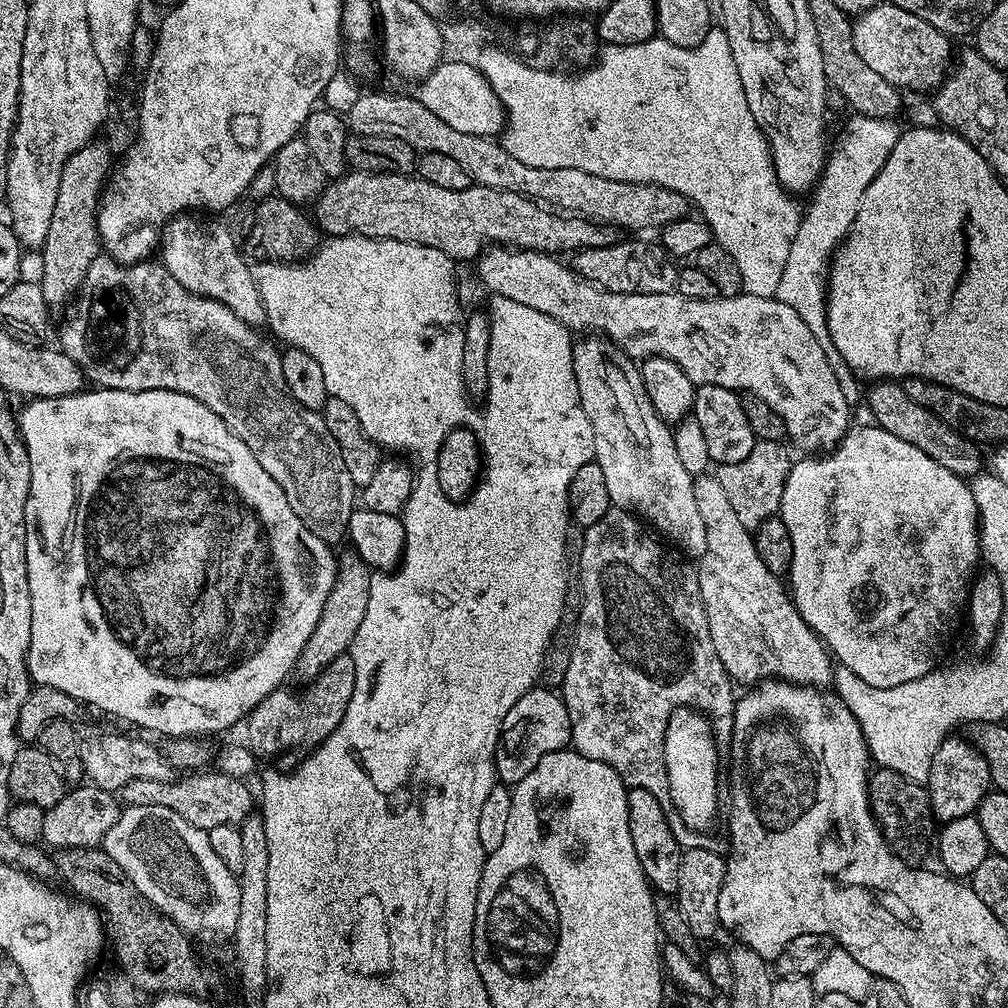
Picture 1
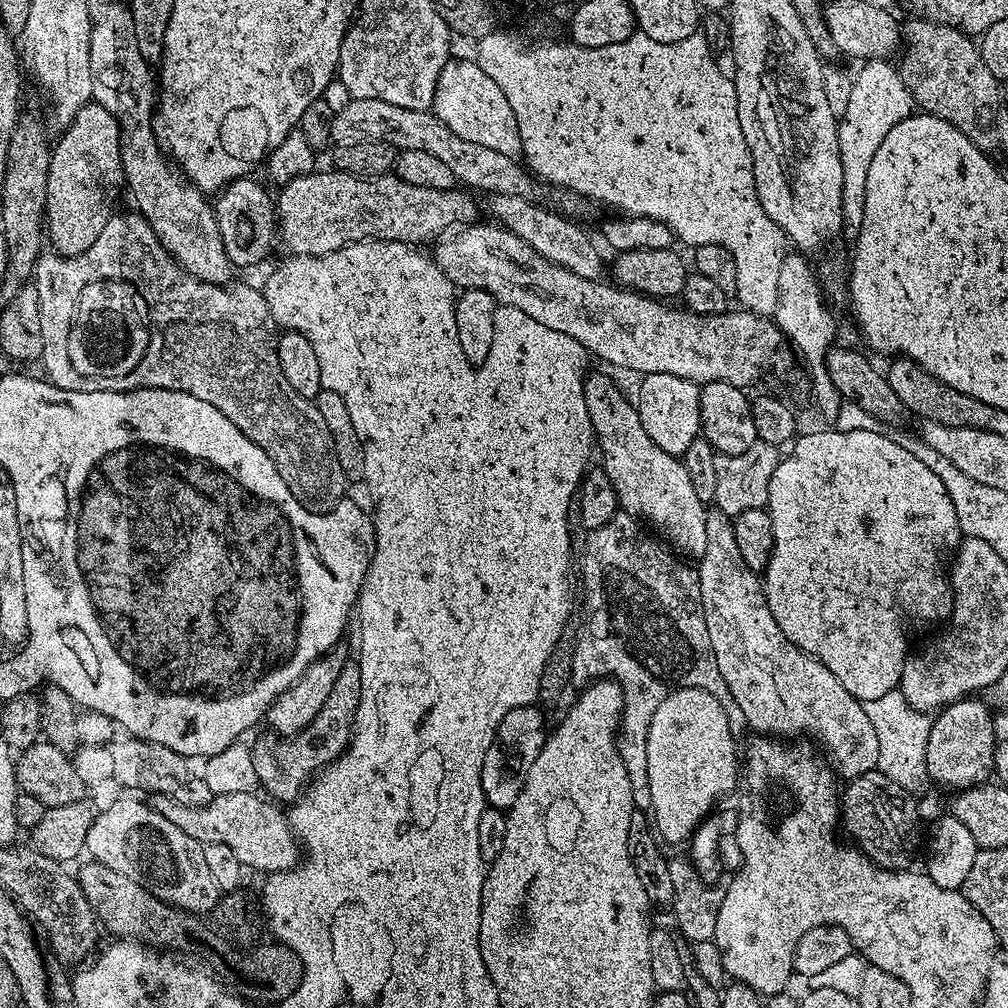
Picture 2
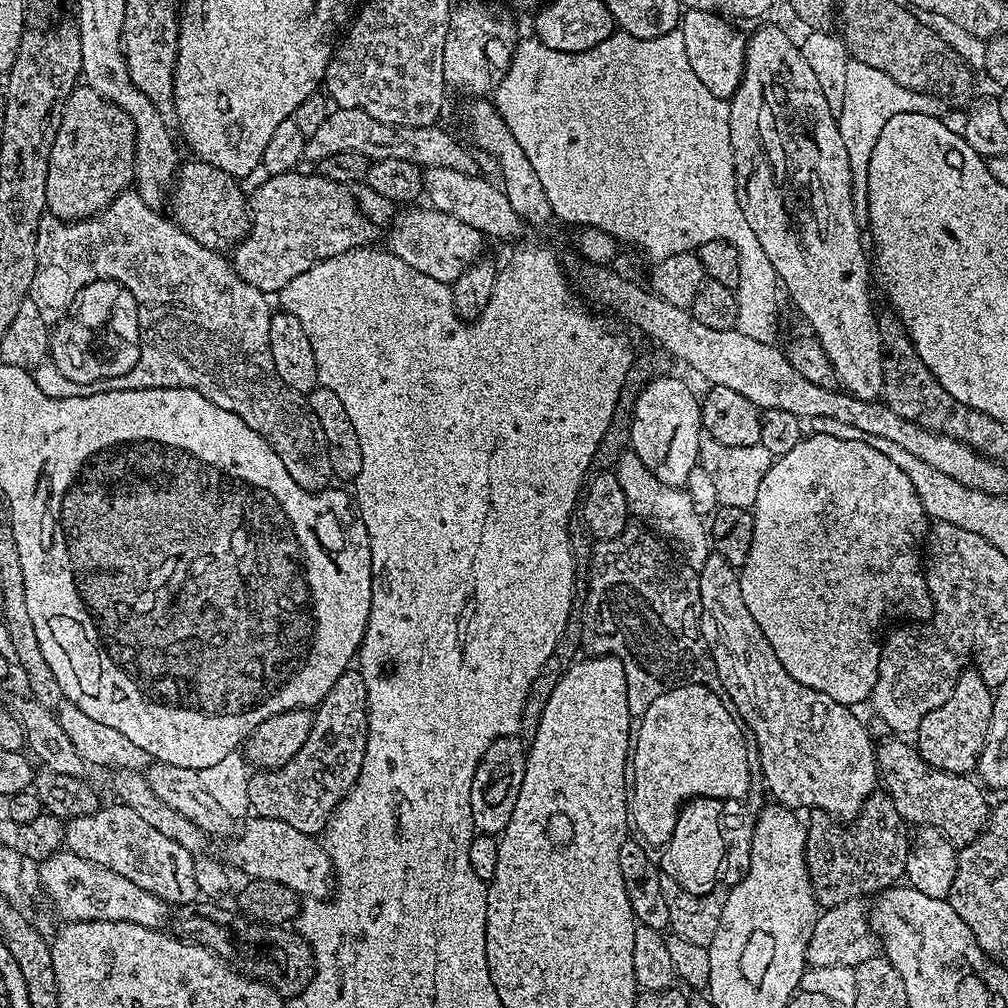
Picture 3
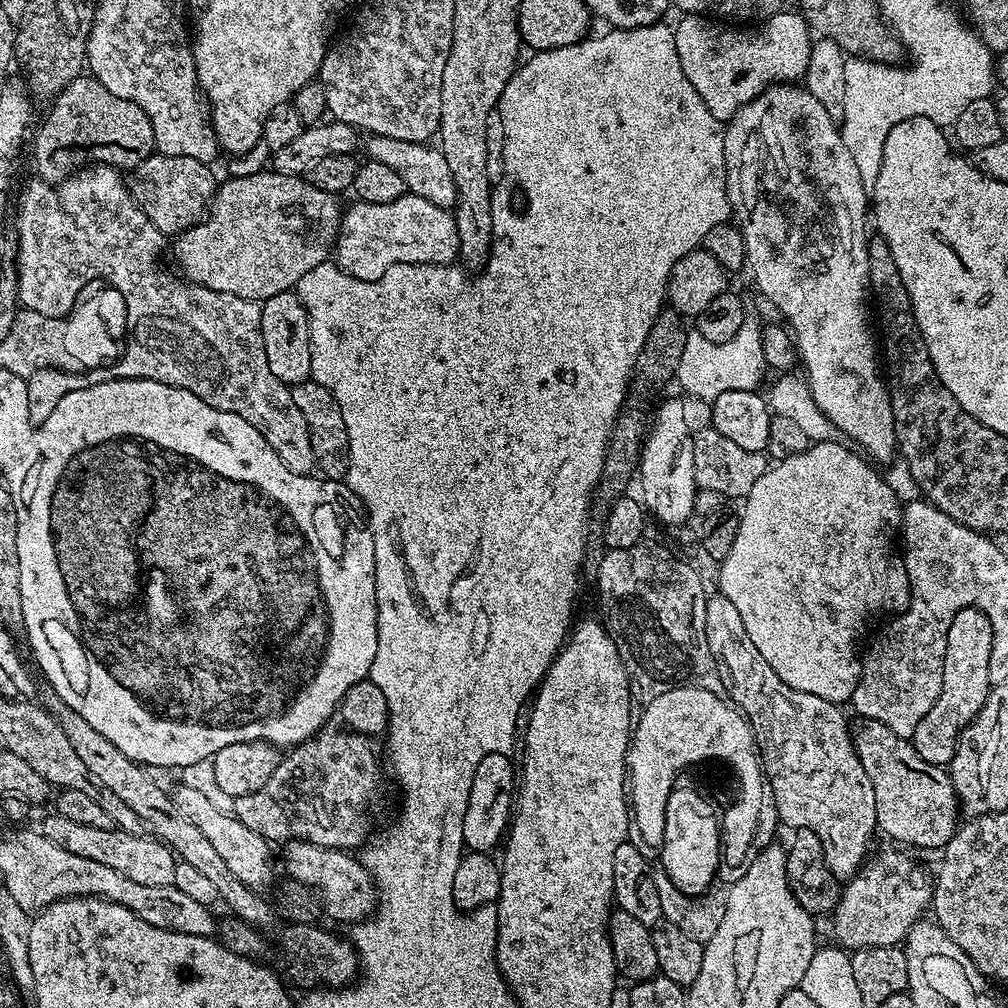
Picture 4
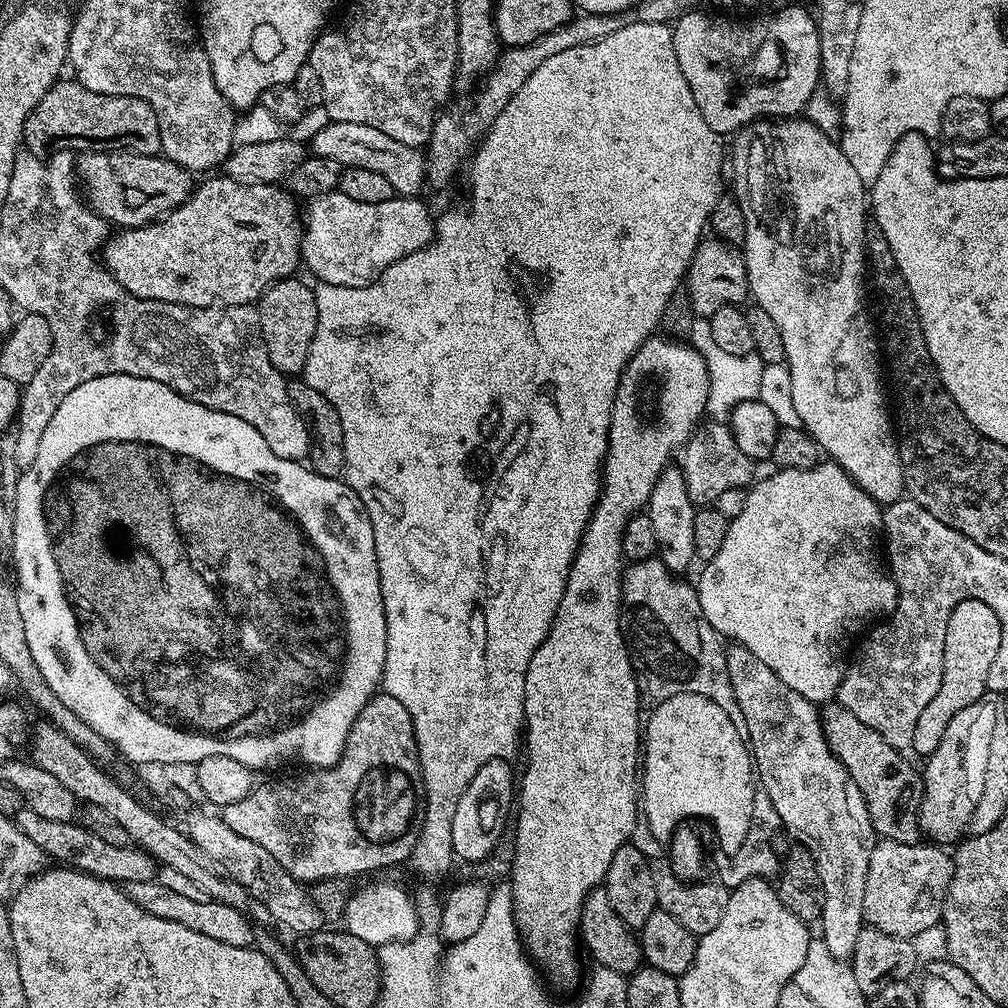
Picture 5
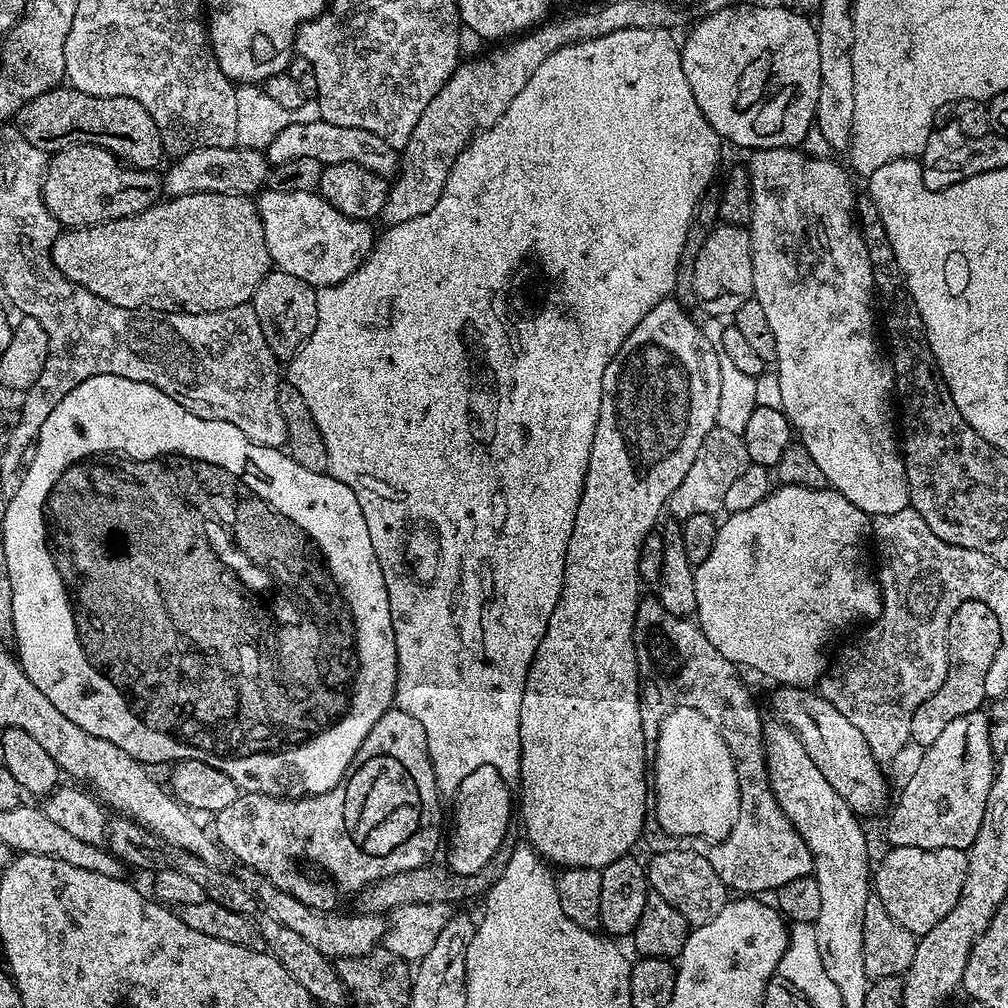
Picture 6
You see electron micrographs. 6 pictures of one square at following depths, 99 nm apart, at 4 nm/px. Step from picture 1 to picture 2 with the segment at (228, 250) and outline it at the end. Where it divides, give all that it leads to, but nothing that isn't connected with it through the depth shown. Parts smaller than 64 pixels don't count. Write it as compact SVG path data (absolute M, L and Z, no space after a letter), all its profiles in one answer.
M127 3L124 4L104 4L100 9L95 9L92 17L92 29L90 30L90 74L92 75L92 100L95 103L106 106L106 110L110 110L110 114L114 114L114 118L120 127L120 153L122 154L122 166L124 167L124 182L127 191L132 191L132 200L136 203L135 211L143 216L144 221L154 230L154 234L162 242L165 250L174 257L183 268L192 276L197 276L202 282L210 282L211 284L229 285L233 283L234 265L226 254L226 246L222 246L222 234L218 234L218 222L216 221L216 214L211 203L206 201L205 193L201 192L179 168L166 155L163 148L156 140L156 125L154 117L156 114L156 101L158 99L158 88L154 83L154 72L150 67L148 60L142 58L142 50L138 50L138 38L134 34L134 18L132 17L132 9Z

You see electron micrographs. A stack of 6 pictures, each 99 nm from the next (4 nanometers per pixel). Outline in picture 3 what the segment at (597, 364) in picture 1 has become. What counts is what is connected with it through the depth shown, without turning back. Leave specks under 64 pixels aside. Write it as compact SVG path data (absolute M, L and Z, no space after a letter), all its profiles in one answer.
M631 450L620 457L614 471L618 482L622 482L622 490L626 493L629 513L635 519L637 516L641 520L637 521L645 529L659 534L665 541L673 540L684 551L683 559L689 568L698 570L706 566L706 558L710 555L710 528L705 517L695 512L688 491L683 487L671 488L666 482L658 482L658 478L654 478L654 474L646 470L644 463Z

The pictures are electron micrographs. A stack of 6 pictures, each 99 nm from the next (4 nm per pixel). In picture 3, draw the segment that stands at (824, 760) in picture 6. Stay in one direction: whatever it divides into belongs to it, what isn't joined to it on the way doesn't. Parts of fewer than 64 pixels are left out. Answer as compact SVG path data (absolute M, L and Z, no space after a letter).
M888 739L892 740L884 740L881 744L879 741L875 745L876 771L883 791L894 802L903 820L912 826L936 827L956 846L978 838L988 825L990 815L990 803L984 797L985 789L971 775L959 776L930 766L909 741L908 744L904 741L907 739Z

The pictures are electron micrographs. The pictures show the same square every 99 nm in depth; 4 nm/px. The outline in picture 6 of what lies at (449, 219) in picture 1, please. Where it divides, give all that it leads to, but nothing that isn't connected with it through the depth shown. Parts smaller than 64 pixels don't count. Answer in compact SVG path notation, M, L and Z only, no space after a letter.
M195 192L189 196L174 196L164 198L155 206L142 210L138 214L128 216L124 220L106 220L102 224L93 224L87 228L76 226L71 230L61 231L60 237L52 247L52 261L56 269L70 278L72 282L83 288L88 288L90 294L98 294L106 302L123 308L147 308L149 312L185 312L186 314L202 314L233 308L239 304L249 303L256 287L268 277L273 267L270 250L266 246L266 238L260 221L260 209L255 199L234 194L214 194L213 192Z

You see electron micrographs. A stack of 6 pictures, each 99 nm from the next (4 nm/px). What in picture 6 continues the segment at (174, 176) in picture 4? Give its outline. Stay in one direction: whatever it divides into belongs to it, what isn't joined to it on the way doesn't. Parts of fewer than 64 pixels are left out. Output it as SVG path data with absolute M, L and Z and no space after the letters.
M72 144L59 149L49 159L44 175L44 201L62 226L91 226L106 220L124 220L153 207L161 196L159 171L125 166L119 156L96 144Z

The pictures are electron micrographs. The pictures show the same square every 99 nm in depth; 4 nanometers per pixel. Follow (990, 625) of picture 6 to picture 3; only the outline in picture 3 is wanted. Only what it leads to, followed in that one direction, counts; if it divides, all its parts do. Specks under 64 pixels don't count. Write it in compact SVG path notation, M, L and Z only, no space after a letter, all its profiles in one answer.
M961 671L950 698L946 698L946 702L942 702L938 710L930 710L930 714L922 718L914 733L914 747L920 757L943 772L953 772L959 776L975 773L984 749L984 741L988 738L993 695L993 689L986 686L979 672Z

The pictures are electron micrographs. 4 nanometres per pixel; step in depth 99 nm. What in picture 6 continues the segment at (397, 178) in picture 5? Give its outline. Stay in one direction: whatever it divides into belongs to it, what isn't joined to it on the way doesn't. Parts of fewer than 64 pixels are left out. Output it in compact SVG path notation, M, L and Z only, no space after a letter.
M325 120L292 124L282 130L266 149L266 159L272 166L294 162L294 158L314 158L314 162L322 165L354 162L385 178L395 177L402 163L401 153L378 138L378 134L370 134L370 130L358 130L354 126L334 126L334 122Z

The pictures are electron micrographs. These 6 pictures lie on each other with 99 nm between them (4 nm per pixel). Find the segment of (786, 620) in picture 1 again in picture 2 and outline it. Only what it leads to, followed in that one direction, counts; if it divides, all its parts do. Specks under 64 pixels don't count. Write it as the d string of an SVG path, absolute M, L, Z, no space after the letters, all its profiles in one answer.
M712 510L708 512L708 517L706 518L706 554L699 557L698 575L700 577L700 601L704 604L706 630L710 630L710 646L714 646L714 658L718 662L718 670L722 674L722 678L734 698L734 702L738 702L738 706L742 706L745 725L751 731L753 728L756 732L773 732L776 735L773 737L776 738L812 735L818 743L824 744L829 758L832 759L833 765L831 764L831 767L833 769L836 767L844 775L844 778L861 776L862 774L873 771L878 762L878 734L874 734L874 725L870 723L870 718L866 714L864 704L859 700L855 700L850 694L850 690L846 690L846 686L842 686L842 682L838 682L838 678L834 678L834 674L830 674L830 670L826 670L826 666L822 666L822 662L818 662L812 656L807 656L801 648L794 646L788 641L786 634L782 634L778 622L774 622L774 614L770 614L770 606L764 597L761 577L757 573L752 572L750 566L746 566L746 562L742 562L742 554L738 554L738 541L734 538L732 520L722 511Z

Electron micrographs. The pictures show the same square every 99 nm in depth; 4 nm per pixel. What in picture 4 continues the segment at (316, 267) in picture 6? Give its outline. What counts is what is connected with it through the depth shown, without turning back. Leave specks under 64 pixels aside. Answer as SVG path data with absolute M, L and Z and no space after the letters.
M405 194L385 204L356 202L353 205L349 212L347 209L340 217L334 260L343 272L349 272L359 280L382 278L384 271L392 264L451 264L460 255L455 215L447 208L434 206L434 202L426 202L426 198Z

